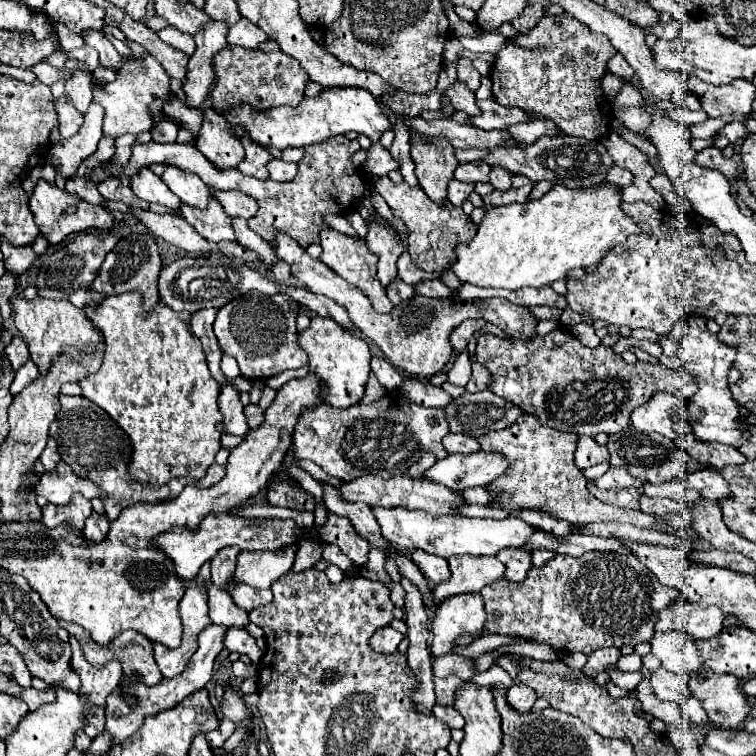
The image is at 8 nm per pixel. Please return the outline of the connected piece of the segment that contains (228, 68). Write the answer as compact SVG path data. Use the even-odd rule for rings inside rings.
M228 46L214 58L214 64L218 82L212 88L212 102L218 112L230 108L232 104L242 104L242 102L248 102L252 104L252 108L262 108L262 110L280 104L298 106L308 82L308 74L300 68L300 64L296 64L292 56L280 50L265 53L240 46Z

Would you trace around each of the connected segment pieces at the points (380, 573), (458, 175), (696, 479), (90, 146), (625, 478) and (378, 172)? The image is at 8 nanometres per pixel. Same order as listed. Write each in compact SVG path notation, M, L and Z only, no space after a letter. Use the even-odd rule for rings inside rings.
M372 548L370 550L370 562L362 568L362 576L370 578L370 580L380 580L382 584L388 584L390 576L384 572L384 560L386 560L384 550Z
M466 162L466 164L460 164L454 172L454 178L460 180L460 182L488 182L488 172L490 172L490 166L486 162Z
M710 466L700 472L684 472L684 476L678 476L678 478L688 482L696 492L700 492L700 496L704 496L712 502L720 502L724 496L730 494L720 472Z
M96 102L88 106L84 114L84 124L76 136L70 140L60 140L58 146L52 146L52 154L56 156L54 168L62 172L66 178L72 178L84 158L96 152L98 142L102 138L102 122L104 122L104 108Z
M610 468L604 476L596 478L594 484L600 488L600 490L610 490L610 488L640 488L642 482L634 476L630 476L630 472L626 468Z
M372 144L368 148L368 160L364 162L364 170L374 176L386 176L390 170L400 170L400 164L382 144Z

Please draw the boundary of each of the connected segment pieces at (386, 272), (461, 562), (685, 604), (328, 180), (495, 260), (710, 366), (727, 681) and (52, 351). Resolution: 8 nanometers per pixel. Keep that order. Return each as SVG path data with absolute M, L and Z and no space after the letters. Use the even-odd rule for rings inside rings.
M374 212L370 220L366 220L366 226L368 226L368 234L366 234L368 248L380 256L378 278L384 286L388 286L398 276L396 260L406 252L404 240L400 232L378 212Z
M452 556L448 558L452 576L436 586L436 602L440 604L444 598L454 594L466 594L466 592L480 592L482 586L492 584L494 580L504 576L504 564L496 556Z
M680 596L660 612L658 624L674 624L672 630L684 630L694 638L712 638L722 630L724 614L718 608L700 608Z
M334 136L332 140L324 144L312 144L312 148L306 148L304 158L298 162L298 176L290 182L274 182L270 178L258 180L252 176L244 176L238 168L230 168L220 172L214 168L202 152L198 152L192 144L158 144L158 142L148 142L132 144L132 156L126 164L116 164L108 162L110 174L120 178L120 176L136 176L142 168L148 168L156 162L162 164L174 164L186 172L194 172L202 178L204 184L214 186L216 190L240 190L258 200L258 212L248 220L250 230L254 230L258 236L262 236L272 248L272 240L276 240L276 232L284 232L292 240L296 240L302 248L308 248L310 244L318 242L318 236L322 230L328 226L322 220L324 212L334 212L342 214L346 210L348 200L360 200L366 190L366 180L364 176L352 168L350 156L360 150L358 140L348 140L346 136Z
M554 184L550 192L546 192L540 200L528 200L524 204L508 204L508 206L498 206L494 210L490 210L482 224L478 226L478 234L472 238L470 244L458 244L456 248L456 258L458 262L452 264L452 270L456 272L456 276L462 280L462 282L470 282L474 286L494 286L494 288L508 288L508 290L520 290L524 286L534 286L534 288L542 288L546 284L552 284L554 280L558 278L566 278L566 272L572 270L572 268L586 268L588 264L598 264L602 260L602 256L614 248L616 244L624 242L626 236L630 234L640 234L640 226L630 218L626 216L626 212L620 208L622 206L622 188L616 186L616 184L600 184L600 186L590 186L590 188L566 188L566 186L560 186L560 184Z
M718 336L704 338L700 346L692 346L692 356L688 356L688 370L692 374L698 374L698 392L694 394L688 403L688 411L694 419L701 416L700 422L694 424L694 436L698 442L718 442L736 446L736 442L742 438L744 430L738 428L738 402L734 400L732 392L728 390L728 370L734 364L736 350L732 346L726 346L724 342L718 342Z
M708 672L704 682L690 676L690 692L704 704L710 722L722 728L738 728L752 712L748 696L742 692L736 676L716 676Z
M12 298L14 308L14 320L16 328L20 330L24 342L28 344L30 358L40 368L42 374L48 372L52 360L62 352L64 344L70 344L74 348L84 348L88 344L100 344L102 336L94 328L94 324L86 318L82 308L72 306L68 300L52 300L52 298Z

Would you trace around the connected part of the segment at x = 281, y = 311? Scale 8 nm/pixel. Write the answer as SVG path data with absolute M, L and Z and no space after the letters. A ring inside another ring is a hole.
M248 292L218 310L214 334L222 352L236 358L240 374L246 380L268 380L284 370L296 370L308 364L308 356L298 344L296 316L298 304L292 298L284 294L264 296L260 292Z

